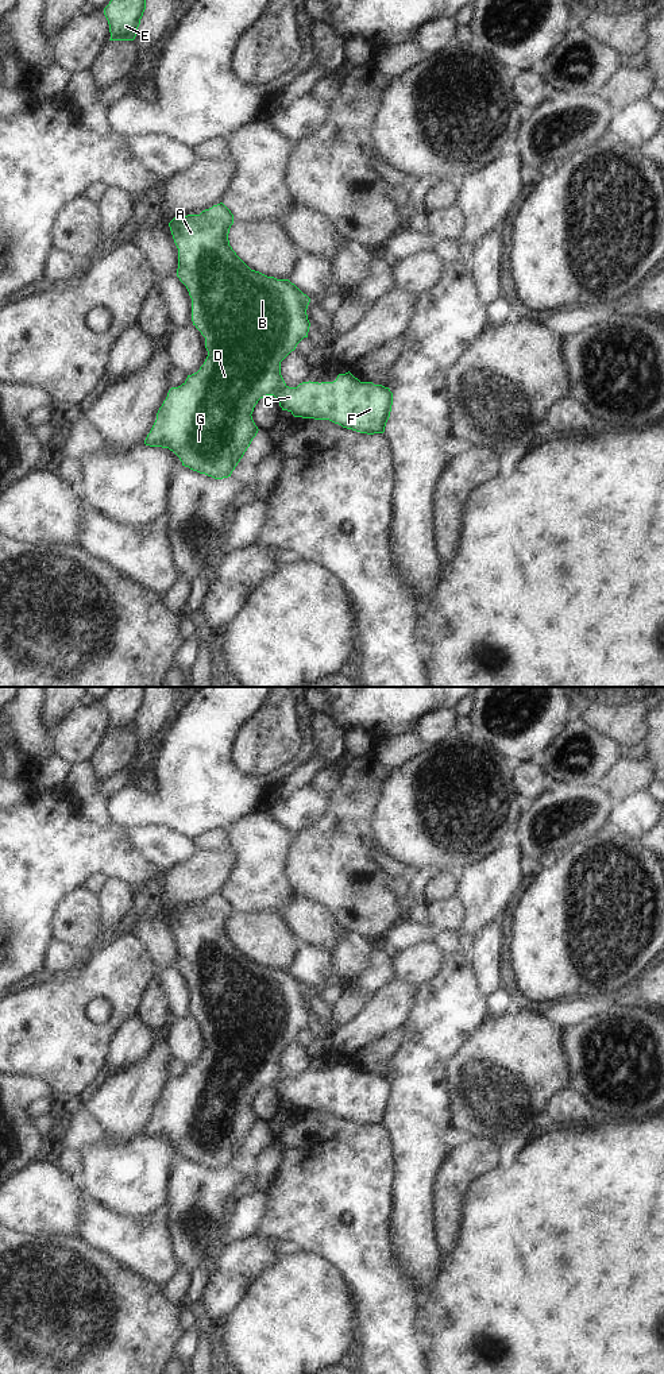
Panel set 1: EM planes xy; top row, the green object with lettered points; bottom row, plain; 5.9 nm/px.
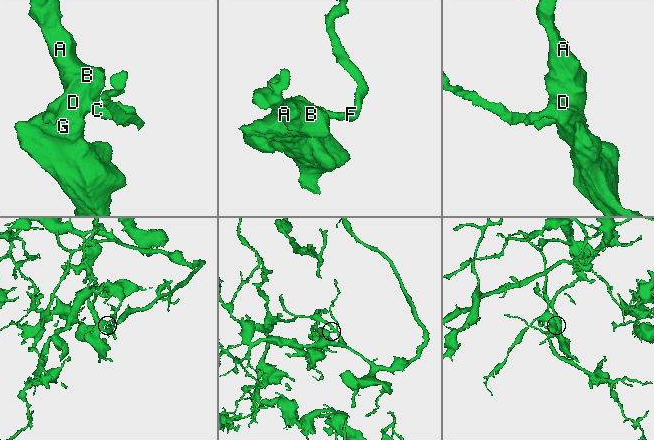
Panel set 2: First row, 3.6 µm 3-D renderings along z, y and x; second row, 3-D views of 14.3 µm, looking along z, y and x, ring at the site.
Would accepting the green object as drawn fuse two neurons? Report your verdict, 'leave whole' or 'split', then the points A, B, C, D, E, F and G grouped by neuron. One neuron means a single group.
leave whole; groups A B C D E F G

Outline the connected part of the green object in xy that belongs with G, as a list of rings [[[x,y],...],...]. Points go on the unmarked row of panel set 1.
[[[223,894],[169,914],[178,939],[177,968],[192,989],[192,1012],[205,1028],[208,1047],[197,1064],[169,1081],[144,1135],[169,1139],[193,1162],[228,1169],[259,1122],[251,1105],[266,1087],[274,1087],[282,1101],[294,1108],[329,1111],[367,1126],[383,1124],[393,1096],[389,1078],[360,1073],[350,1062],[333,1073],[309,1072],[297,1078],[285,1074],[281,1053],[308,1028],[310,989],[289,970],[251,961],[229,937],[232,915],[233,906]]]

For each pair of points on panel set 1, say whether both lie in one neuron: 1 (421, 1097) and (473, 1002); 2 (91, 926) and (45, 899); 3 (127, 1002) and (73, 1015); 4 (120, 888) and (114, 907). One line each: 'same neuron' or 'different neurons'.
1: same neuron
2: different neurons
3: same neuron
4: same neuron

